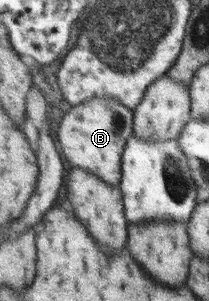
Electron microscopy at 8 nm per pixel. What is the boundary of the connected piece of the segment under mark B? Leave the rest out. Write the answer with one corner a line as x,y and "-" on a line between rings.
112,97
87,100
63,117
58,134
63,153
73,168
92,171
114,185
122,184
124,151
135,135
135,112
129,106

